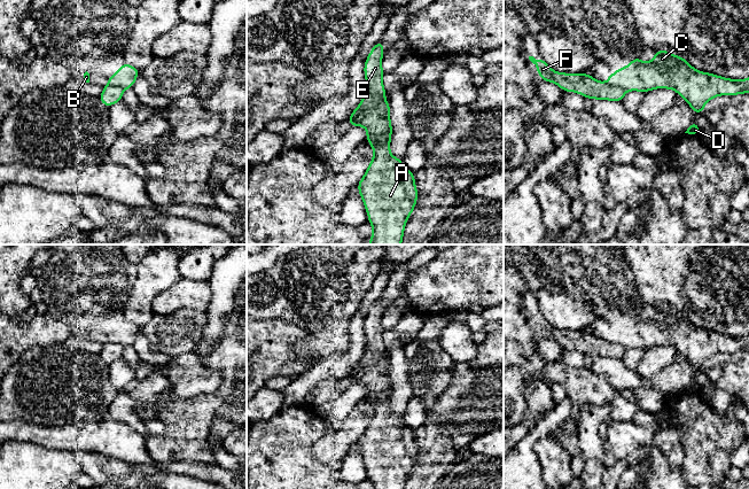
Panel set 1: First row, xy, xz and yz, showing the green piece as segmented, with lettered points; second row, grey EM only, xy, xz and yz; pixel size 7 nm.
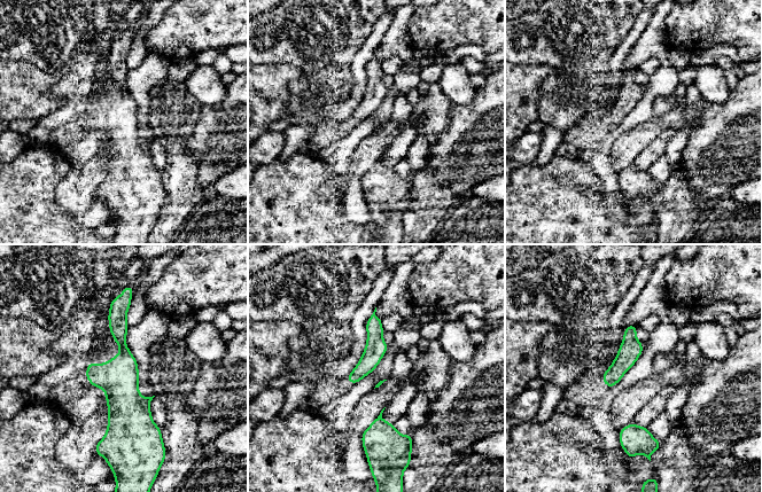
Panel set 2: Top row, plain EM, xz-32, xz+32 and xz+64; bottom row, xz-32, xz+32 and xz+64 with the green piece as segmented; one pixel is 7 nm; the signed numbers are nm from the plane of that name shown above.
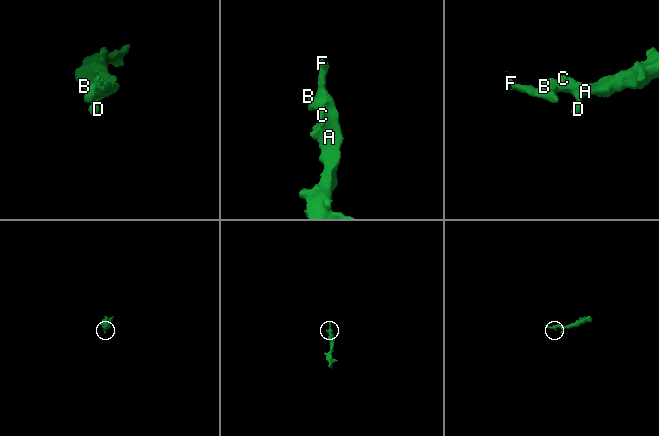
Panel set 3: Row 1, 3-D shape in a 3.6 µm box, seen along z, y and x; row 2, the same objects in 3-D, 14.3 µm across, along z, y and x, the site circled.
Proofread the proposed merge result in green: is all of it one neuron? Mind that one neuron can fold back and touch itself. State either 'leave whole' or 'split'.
split

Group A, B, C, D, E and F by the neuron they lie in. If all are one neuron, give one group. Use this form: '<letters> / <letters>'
A B C D / E F

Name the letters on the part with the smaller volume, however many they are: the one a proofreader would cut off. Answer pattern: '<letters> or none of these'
E, F

